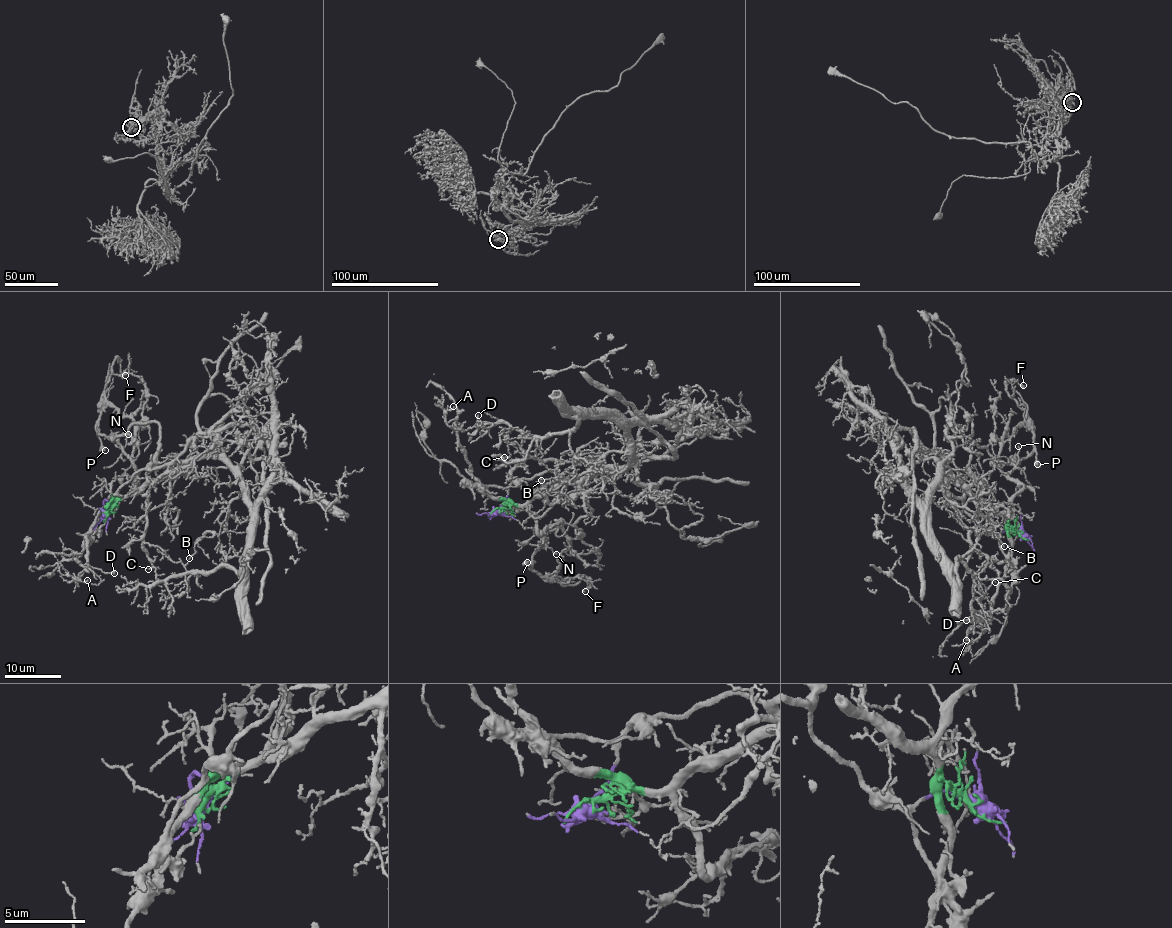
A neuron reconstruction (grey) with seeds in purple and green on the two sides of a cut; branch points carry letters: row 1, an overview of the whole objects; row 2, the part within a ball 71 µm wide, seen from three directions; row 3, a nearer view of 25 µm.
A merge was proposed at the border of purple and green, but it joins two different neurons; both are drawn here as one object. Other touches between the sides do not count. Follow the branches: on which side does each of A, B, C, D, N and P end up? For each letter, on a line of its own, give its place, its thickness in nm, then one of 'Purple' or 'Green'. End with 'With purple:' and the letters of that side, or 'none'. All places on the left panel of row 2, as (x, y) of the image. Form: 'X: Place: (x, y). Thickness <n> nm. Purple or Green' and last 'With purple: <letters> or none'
A: Place: (87, 580). Thickness 160 nm. Green
B: Place: (189, 558). Thickness 130 nm. Green
C: Place: (148, 569). Thickness 120 nm. Green
D: Place: (114, 573). Thickness 170 nm. Green
N: Place: (128, 434). Thickness 140 nm. Green
P: Place: (105, 450). Thickness 460 nm. Purple
With purple: P

